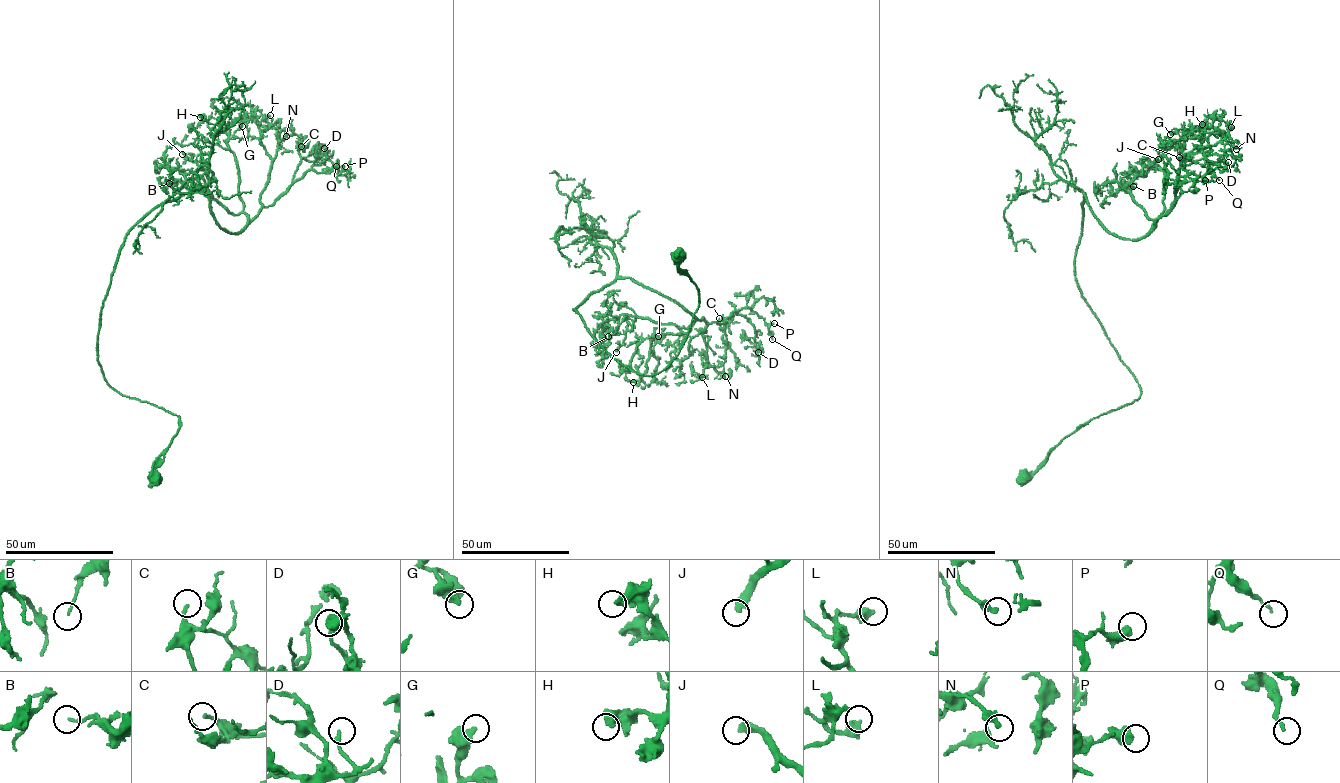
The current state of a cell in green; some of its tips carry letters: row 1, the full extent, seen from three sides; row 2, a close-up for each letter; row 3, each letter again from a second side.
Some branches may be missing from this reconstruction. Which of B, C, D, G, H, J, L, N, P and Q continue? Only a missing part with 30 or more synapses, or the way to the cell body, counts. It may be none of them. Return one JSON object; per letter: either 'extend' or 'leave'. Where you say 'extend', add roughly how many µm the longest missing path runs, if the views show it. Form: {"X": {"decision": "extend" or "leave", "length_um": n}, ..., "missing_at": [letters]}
{"B": {"decision": "leave"}, "C": {"decision": "leave"}, "D": {"decision": "leave"}, "G": {"decision": "leave"}, "H": {"decision": "leave"}, "J": {"decision": "extend", "length_um": 20}, "L": {"decision": "leave"}, "N": {"decision": "leave"}, "P": {"decision": "leave"}, "Q": {"decision": "leave"}, "missing_at": ["J"]}

